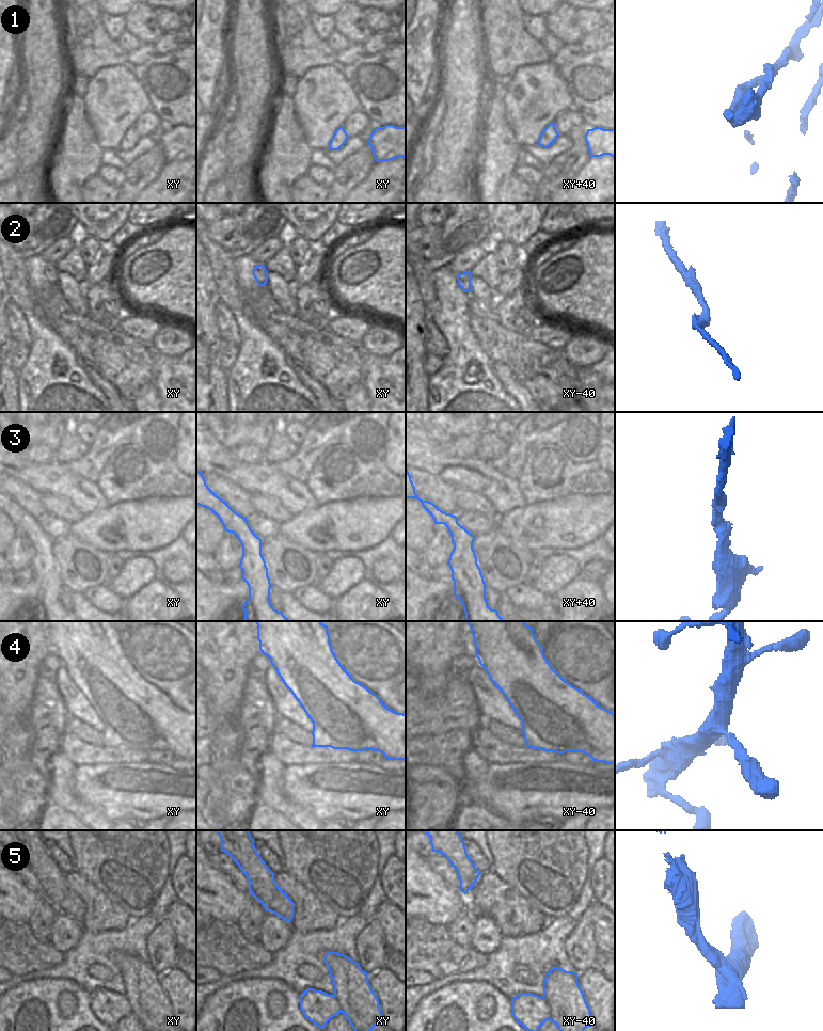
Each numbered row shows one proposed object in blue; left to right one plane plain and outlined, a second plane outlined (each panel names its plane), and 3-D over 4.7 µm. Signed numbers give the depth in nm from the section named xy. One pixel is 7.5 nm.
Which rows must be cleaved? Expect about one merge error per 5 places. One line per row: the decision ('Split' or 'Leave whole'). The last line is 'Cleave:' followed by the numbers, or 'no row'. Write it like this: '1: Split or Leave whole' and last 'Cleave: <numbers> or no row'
1: Leave whole
2: Leave whole
3: Leave whole
4: Leave whole
5: Split
Cleave: 5

